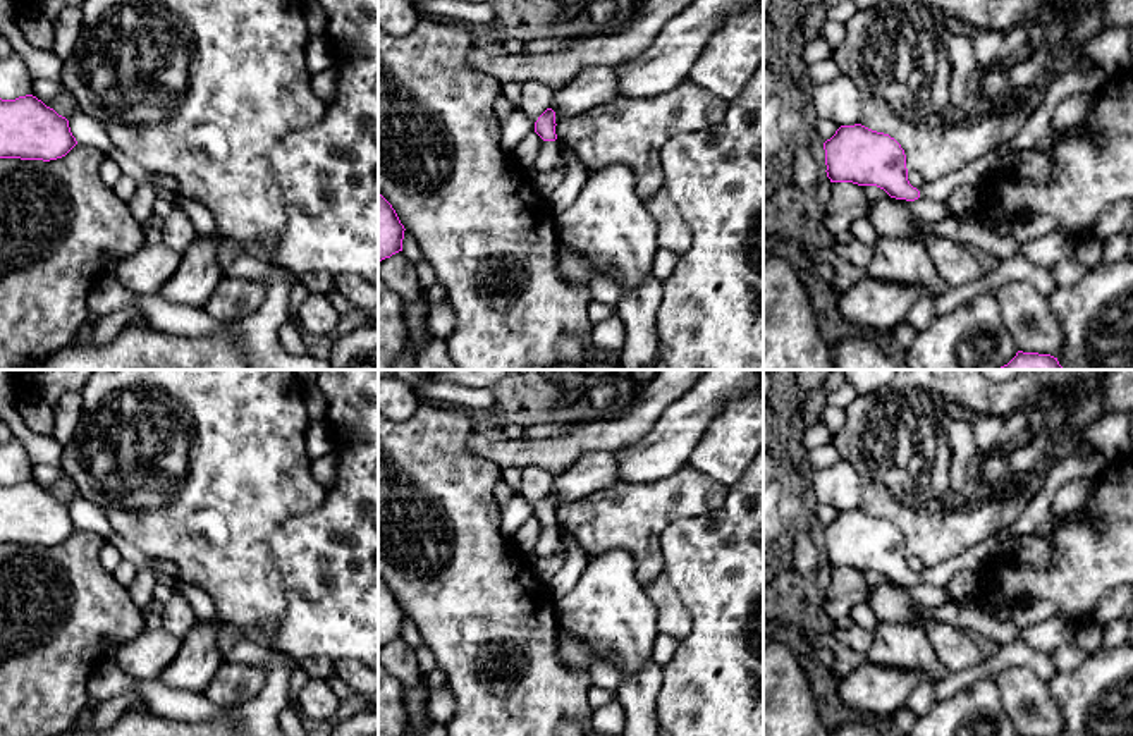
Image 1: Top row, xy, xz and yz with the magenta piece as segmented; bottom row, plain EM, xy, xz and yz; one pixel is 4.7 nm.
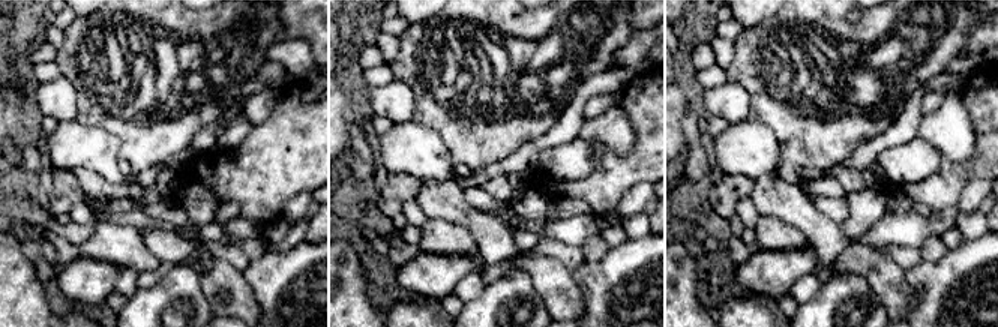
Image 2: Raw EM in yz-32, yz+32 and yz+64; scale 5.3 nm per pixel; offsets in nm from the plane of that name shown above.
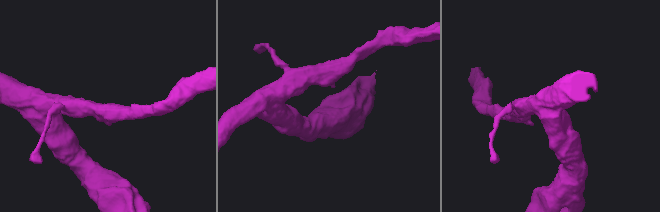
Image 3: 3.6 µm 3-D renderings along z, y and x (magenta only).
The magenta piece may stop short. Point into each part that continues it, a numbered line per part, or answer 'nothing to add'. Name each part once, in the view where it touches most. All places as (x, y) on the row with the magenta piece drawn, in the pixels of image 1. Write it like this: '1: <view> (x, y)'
1: xz (547, 159)

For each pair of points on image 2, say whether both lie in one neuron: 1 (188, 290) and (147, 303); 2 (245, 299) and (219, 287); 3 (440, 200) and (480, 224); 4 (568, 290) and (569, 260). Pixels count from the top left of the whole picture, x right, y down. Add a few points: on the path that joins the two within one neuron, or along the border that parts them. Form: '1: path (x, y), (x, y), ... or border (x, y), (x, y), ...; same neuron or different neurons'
1: path (177, 290), (158, 297); same neuron
2: path (239, 299), (225, 290); same neuron
3: path (450, 206), (470, 216); same neuron
4: border (536, 255), (556, 257), (572, 272); different neurons

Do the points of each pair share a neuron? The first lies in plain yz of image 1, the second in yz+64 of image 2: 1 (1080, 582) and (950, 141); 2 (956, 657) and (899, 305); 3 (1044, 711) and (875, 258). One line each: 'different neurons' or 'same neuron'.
1: different neurons
2: different neurons
3: same neuron

